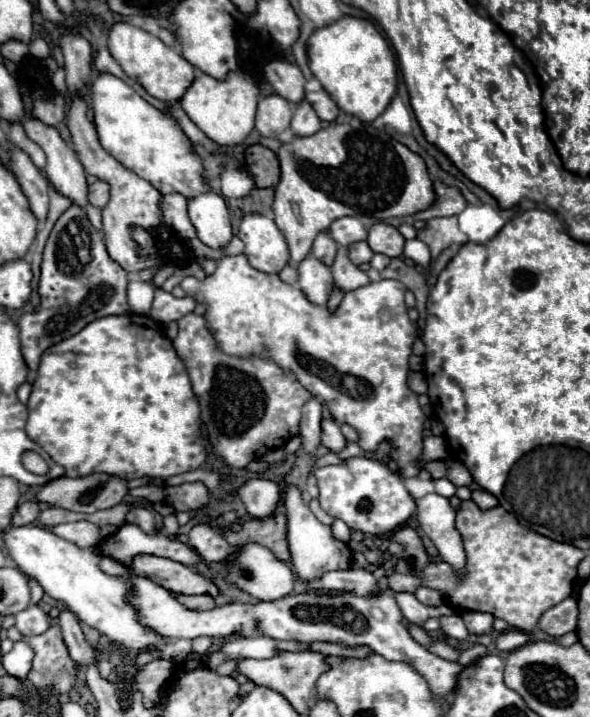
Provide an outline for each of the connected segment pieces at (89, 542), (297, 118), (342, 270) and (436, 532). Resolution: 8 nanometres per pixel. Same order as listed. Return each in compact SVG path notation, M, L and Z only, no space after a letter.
M77 521L77 523L65 523L55 525L51 529L55 535L63 537L69 543L75 543L77 547L95 547L101 541L99 527L89 521Z
M307 101L295 105L293 119L291 119L291 133L295 137L309 137L315 135L319 129L321 129L321 121L315 115L313 107Z
M339 247L335 263L331 267L331 273L333 273L335 287L341 289L341 291L345 291L345 293L355 291L359 287L367 287L371 283L371 279L367 277L367 273L361 271L357 265L353 265L347 259L347 249L345 247Z
M437 493L417 499L417 521L437 547L441 559L453 567L457 577L465 577L463 539L455 527L455 509L449 505L449 499Z

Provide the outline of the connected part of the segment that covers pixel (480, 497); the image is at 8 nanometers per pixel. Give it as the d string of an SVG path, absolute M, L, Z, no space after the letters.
M483 489L472 491L471 499L483 510L487 510L498 505L496 497L483 491Z

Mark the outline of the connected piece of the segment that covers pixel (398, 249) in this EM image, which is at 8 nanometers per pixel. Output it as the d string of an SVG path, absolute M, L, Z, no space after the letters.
M375 223L369 229L367 243L375 253L383 253L387 257L401 257L403 255L403 235L387 223Z

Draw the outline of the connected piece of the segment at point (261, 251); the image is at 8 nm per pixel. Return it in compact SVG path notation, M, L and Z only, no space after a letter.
M249 213L243 217L237 235L245 243L243 255L251 267L263 273L279 273L285 265L289 265L287 241L275 227L273 219Z

